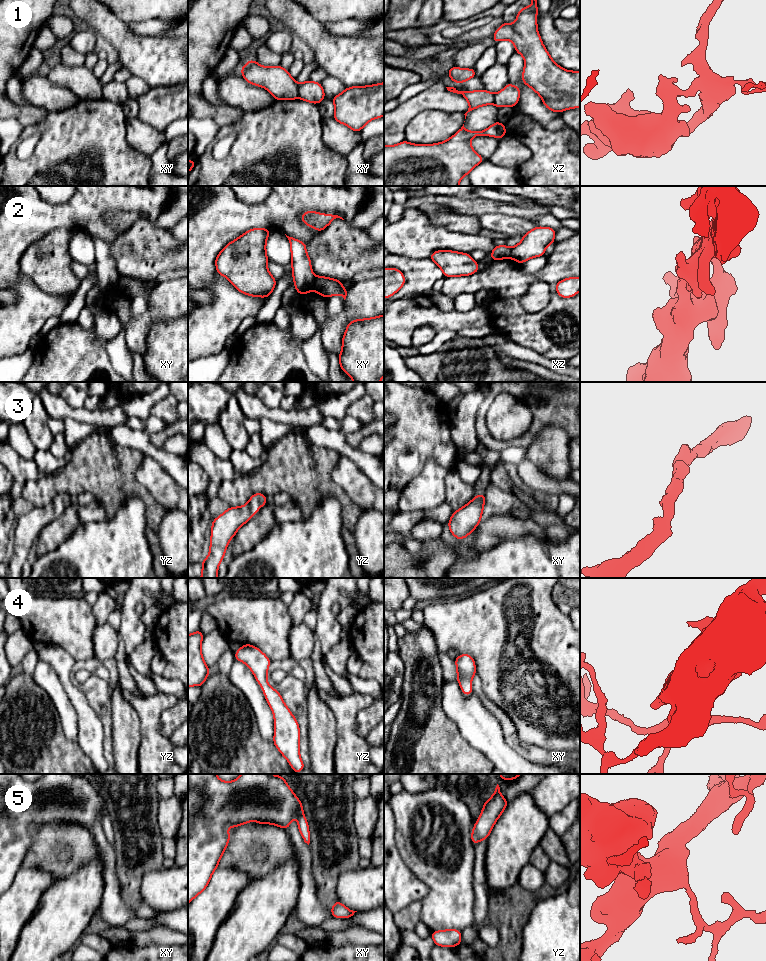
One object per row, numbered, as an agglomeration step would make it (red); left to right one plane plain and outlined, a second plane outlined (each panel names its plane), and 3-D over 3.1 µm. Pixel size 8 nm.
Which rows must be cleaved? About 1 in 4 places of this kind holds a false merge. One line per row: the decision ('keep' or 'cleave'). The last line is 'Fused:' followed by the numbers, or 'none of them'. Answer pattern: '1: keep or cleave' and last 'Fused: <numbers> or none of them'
1: cleave
2: cleave
3: keep
4: keep
5: keep
Fused: 1, 2

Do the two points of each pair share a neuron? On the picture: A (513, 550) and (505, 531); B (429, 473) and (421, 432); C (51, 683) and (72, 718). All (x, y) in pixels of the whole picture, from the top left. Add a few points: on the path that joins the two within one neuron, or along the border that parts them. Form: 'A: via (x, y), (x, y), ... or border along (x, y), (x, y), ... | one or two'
A: border along (531, 533), (525, 536), (504, 539), (487, 550) | two
B: border along (448, 470), (434, 460), (428, 459), (418, 476) | two
C: via (57, 692), (65, 709) | one

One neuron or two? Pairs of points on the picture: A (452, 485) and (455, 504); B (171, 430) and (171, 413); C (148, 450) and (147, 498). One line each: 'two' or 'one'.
A: one
B: two
C: two

